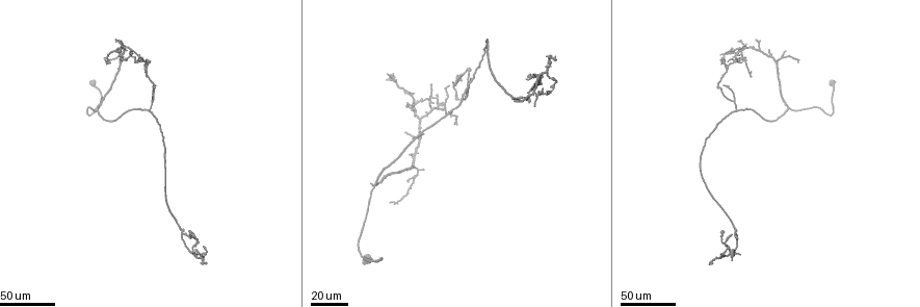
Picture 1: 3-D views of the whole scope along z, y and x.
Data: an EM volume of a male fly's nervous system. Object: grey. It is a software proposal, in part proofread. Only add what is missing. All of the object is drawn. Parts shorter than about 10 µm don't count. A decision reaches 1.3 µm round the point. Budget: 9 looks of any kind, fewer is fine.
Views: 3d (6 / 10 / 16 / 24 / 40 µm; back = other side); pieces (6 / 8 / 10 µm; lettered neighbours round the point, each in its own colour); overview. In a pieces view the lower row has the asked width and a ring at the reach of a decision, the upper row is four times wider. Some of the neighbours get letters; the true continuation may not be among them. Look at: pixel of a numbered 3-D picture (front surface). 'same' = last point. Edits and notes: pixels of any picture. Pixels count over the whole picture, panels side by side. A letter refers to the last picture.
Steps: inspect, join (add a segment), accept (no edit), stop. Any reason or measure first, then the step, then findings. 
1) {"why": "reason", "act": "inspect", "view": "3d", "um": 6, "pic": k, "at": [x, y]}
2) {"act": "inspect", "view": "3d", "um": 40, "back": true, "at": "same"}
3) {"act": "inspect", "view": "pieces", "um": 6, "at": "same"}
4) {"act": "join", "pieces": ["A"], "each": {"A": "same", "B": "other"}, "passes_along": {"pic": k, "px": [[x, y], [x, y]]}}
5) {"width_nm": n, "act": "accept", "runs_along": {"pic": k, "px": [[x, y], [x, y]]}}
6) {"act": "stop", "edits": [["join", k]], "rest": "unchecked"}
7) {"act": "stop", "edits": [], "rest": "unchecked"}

{"why": "an open end", "act": "inspect", "view": "3d", "um": 40, "pic": 1, "at": [528, 90]}

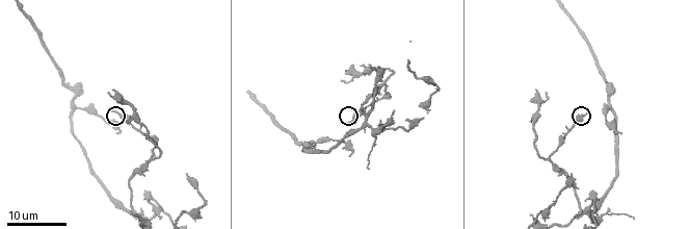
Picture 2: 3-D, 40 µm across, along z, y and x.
{"act": "inspect", "view": "pieces", "um": 10, "pic": 2, "at": [588, 112]}

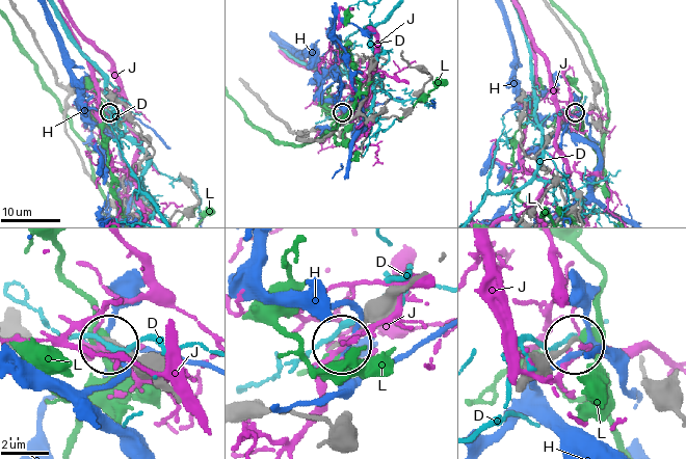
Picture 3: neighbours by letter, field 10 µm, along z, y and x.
{"act": "accept", "each": {"D": "other", "H": "other", "J": "other", "L": "other"}, "runs_along": {"pic": 3, "px": [[526, 383], [572, 342]]}, "found": "no lettered segment goes on from it"}

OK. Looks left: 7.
{"why": "thin end", "act": "inspect", "view": "3d", "um": 16, "pic": 2, "at": [621, 132]}

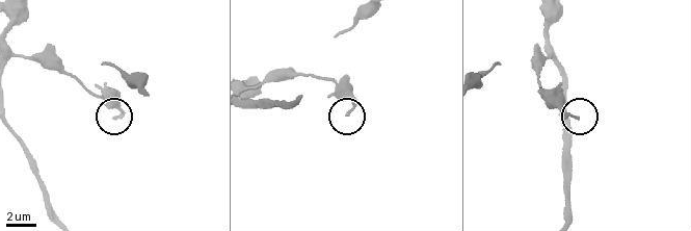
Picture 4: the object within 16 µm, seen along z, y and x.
{"act": "inspect", "view": "3d", "um": 10, "pic": 4, "at": [116, 118]}

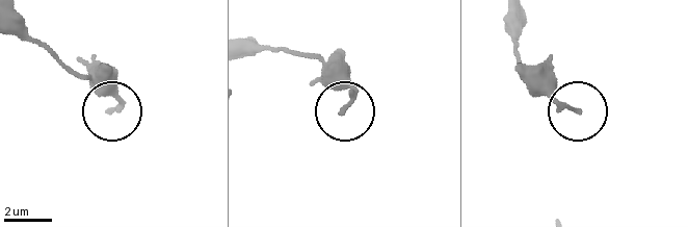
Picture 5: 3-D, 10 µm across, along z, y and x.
{"why": "what lies round it", "act": "inspect", "view": "pieces", "um": 8, "pic": 5, "at": [576, 112]}

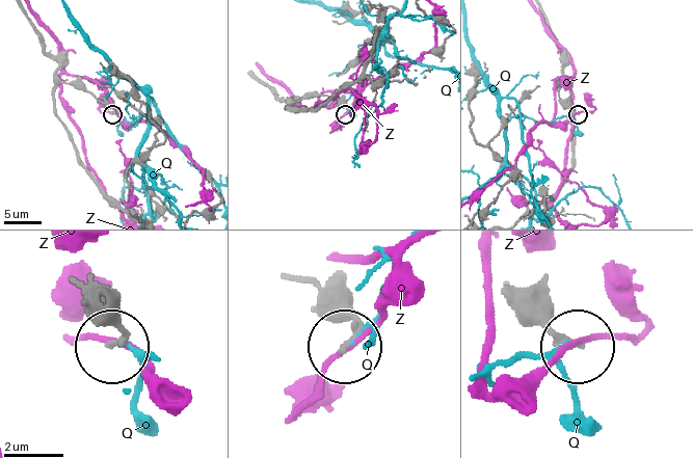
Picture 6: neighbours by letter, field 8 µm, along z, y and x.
{"act": "accept", "each": {"Q": "other", "Z": "other"}, "found": "none of them fits"}

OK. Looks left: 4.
{"why": "branch stops here", "act": "inspect", "view": "3d", "um": 24, "pic": 1, "at": [107, 58]}

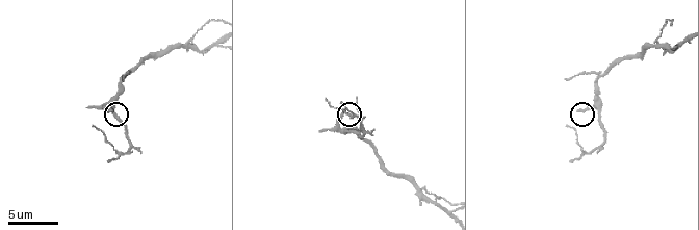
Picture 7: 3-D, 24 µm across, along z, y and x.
{"why": "see the neighbours", "act": "inspect", "view": "pieces", "um": 10, "pic": 7, "at": [111, 111]}

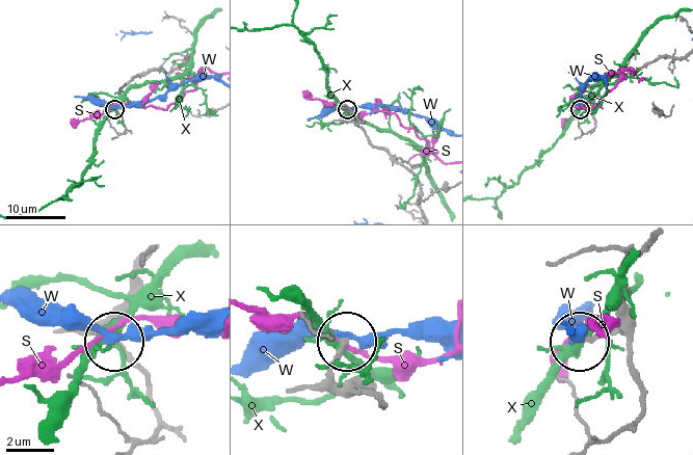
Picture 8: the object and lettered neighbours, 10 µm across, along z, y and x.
{"act": "accept", "each": {"S": "other", "W": "other", "X": "other"}, "found": "no lettered segment goes on from it"}

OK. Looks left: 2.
{"why": "an open end", "act": "inspect", "view": "3d", "um": 24, "pic": 1, "at": [407, 102]}

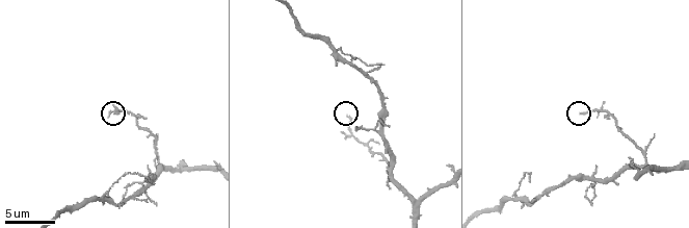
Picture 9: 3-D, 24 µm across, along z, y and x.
{"why": "see the neighbours", "act": "inspect", "view": "pieces", "um": 8, "pic": 9, "at": [582, 112]}

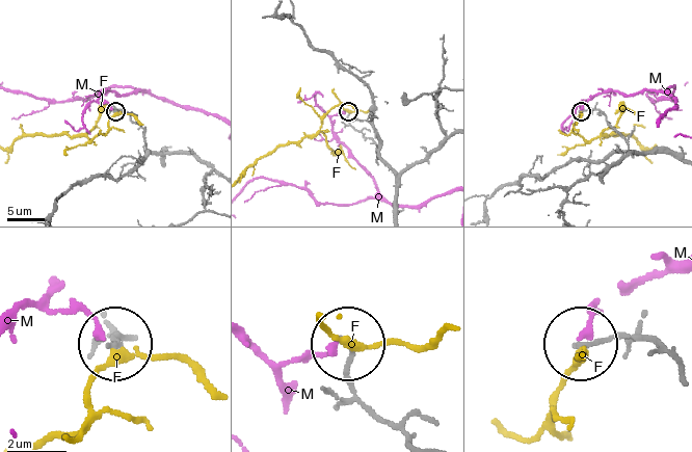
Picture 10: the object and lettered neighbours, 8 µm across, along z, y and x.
{"act": "accept", "each": {"F": "other", "M": "other"}, "runs_along": {"pic": 10, "px": [[409, 443], [352, 386], [349, 344]]}, "found": "none of them fits"}

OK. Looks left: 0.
{"act": "stop", "edits": [], "rest": "unchecked"}

